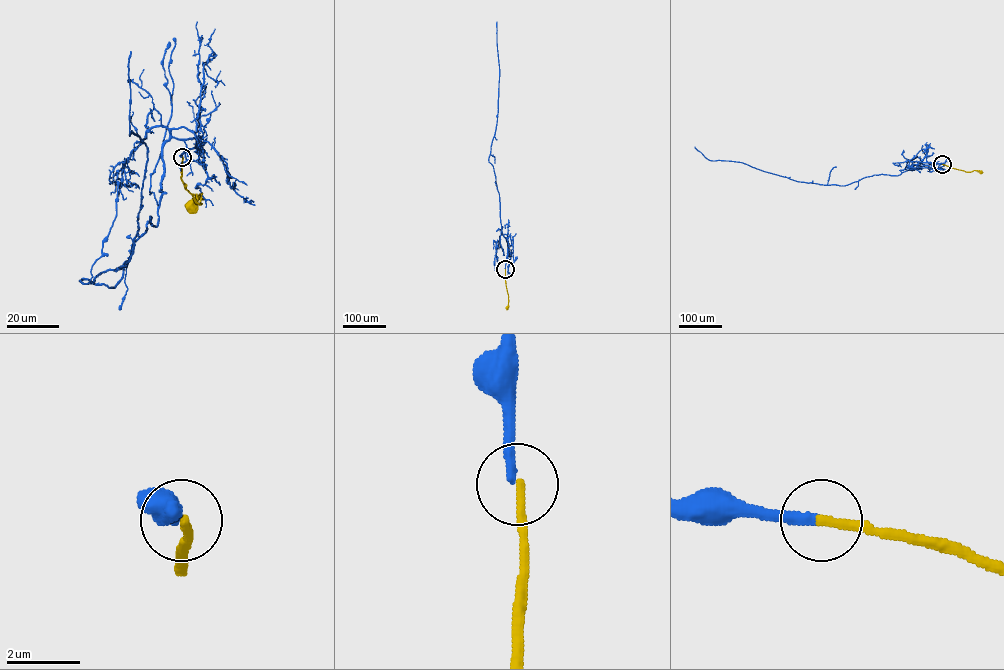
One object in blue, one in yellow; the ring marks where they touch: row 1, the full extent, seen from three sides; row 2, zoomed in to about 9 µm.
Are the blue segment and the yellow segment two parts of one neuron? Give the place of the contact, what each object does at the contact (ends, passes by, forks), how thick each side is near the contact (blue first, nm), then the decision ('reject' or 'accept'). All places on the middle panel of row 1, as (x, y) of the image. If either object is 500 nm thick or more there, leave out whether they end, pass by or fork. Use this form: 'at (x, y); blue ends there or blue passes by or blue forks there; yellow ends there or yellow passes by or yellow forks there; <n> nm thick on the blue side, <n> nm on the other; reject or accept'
at (505, 269); blue ends there; yellow ends there; 280 nm thick on the blue side, 240 nm on the other; reject

